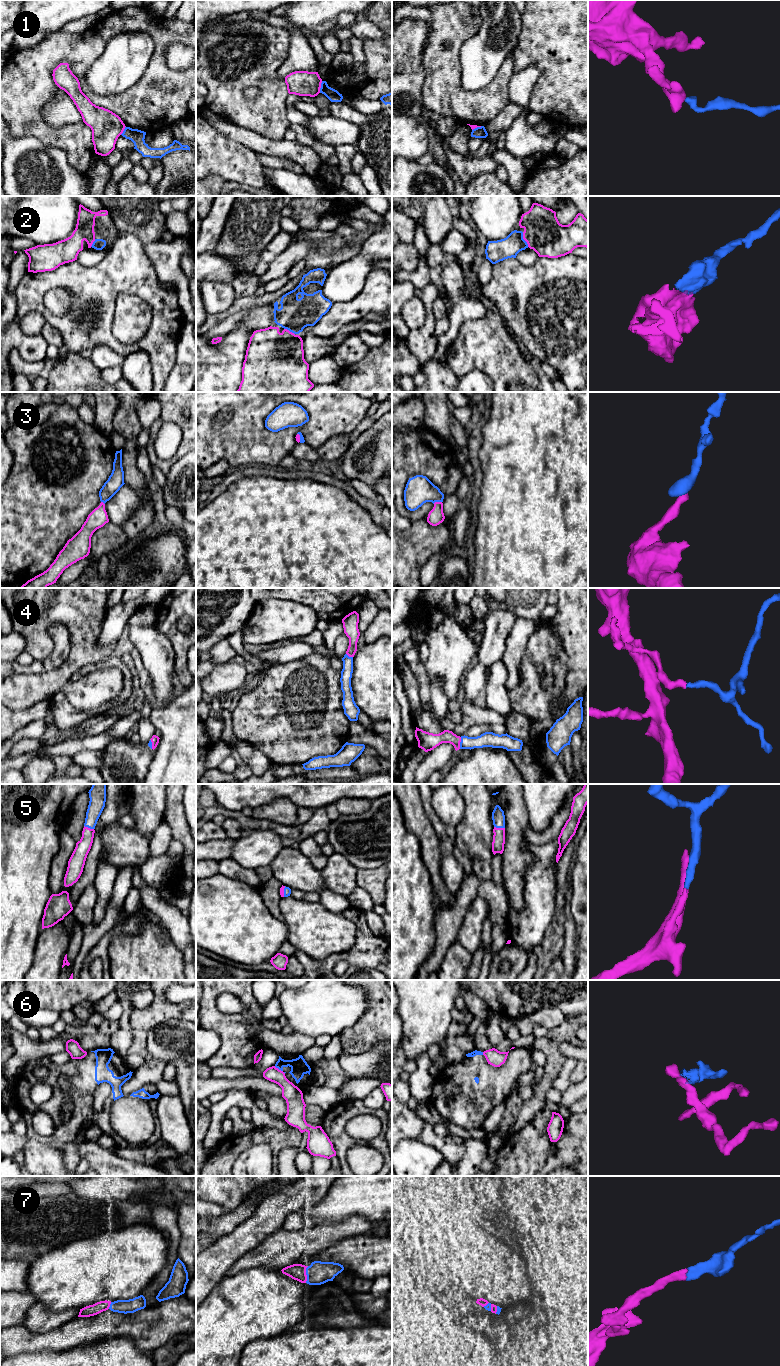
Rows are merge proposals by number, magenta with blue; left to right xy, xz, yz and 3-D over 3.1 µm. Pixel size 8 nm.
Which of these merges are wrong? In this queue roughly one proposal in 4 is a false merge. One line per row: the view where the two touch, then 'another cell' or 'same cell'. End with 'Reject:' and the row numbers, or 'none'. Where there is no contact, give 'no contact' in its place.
1: contact in xz; another cell
2: contact in yz; same cell
3: contact in yz; same cell
4: contact in yz; same cell
5: contact in yz; same cell
6: contact in xz; another cell
7: contact in xz; same cell
Reject: 1, 6

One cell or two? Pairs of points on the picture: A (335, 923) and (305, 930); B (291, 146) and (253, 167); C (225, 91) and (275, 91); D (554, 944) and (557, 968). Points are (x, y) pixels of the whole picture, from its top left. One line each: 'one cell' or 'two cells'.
A: one cell
B: two cells
C: one cell
D: two cells

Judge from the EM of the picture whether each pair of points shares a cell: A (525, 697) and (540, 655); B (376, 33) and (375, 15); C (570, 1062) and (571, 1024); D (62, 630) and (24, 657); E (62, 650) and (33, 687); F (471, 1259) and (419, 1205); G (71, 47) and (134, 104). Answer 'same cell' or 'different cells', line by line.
A: same cell
B: different cells
C: different cells
D: different cells
E: different cells
F: same cell
G: same cell

